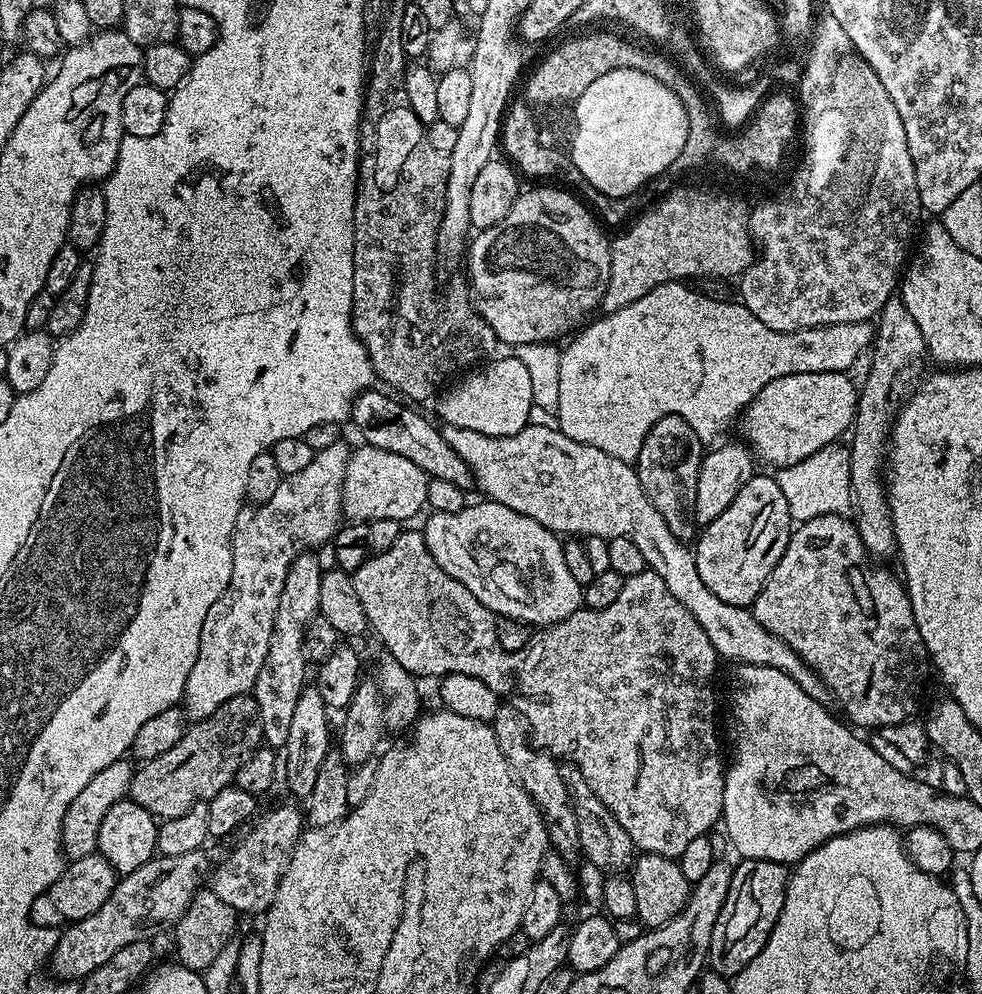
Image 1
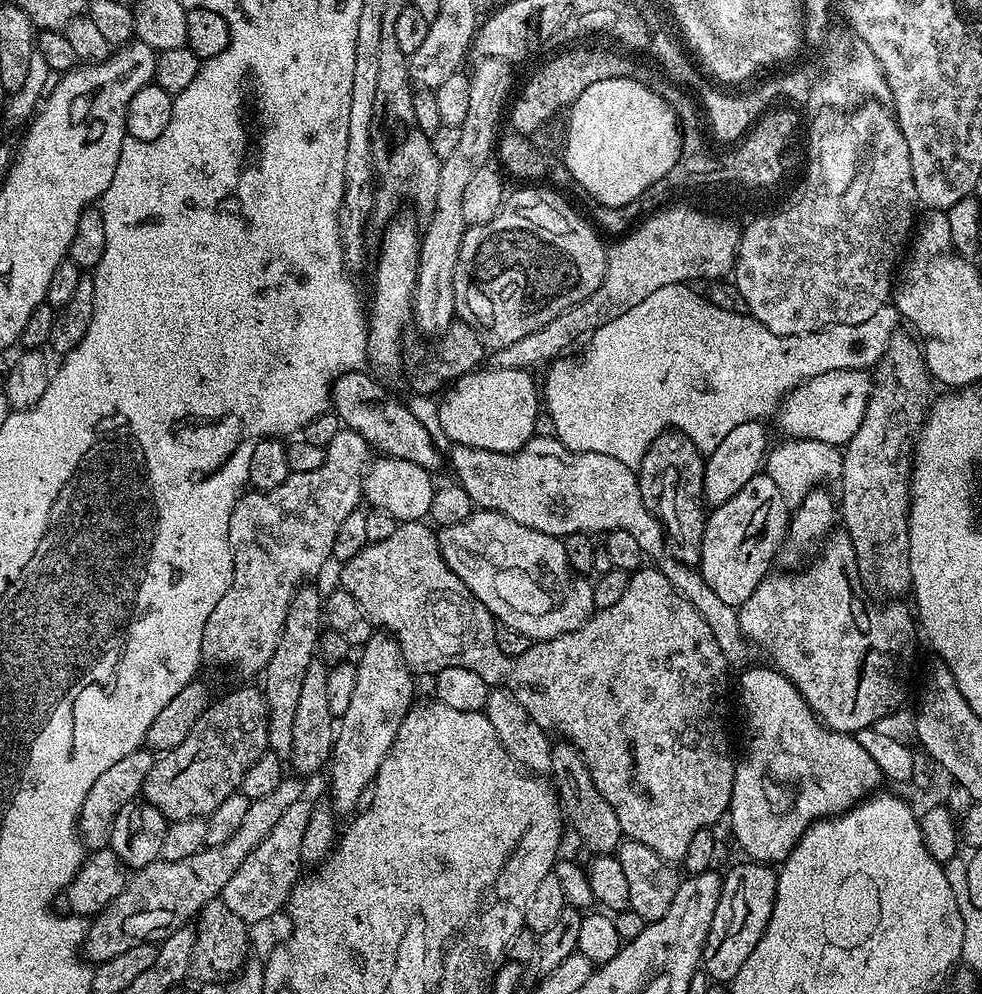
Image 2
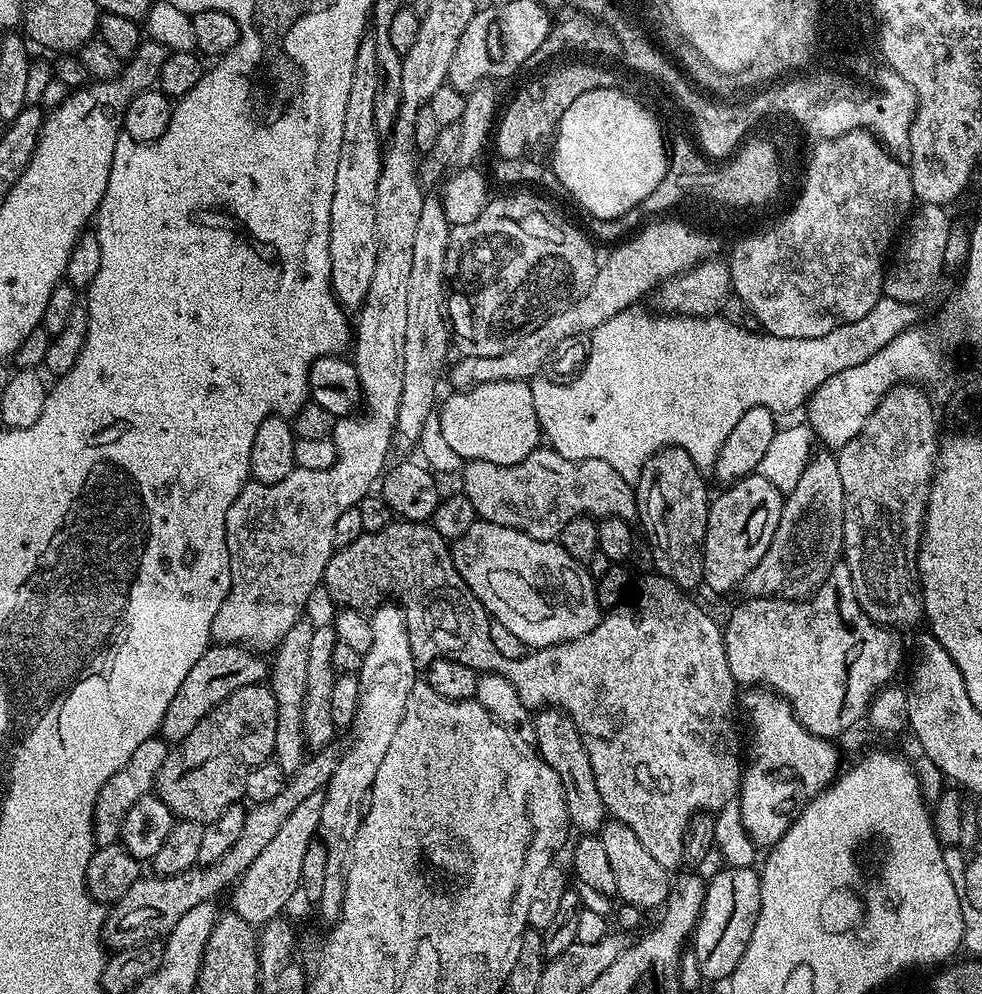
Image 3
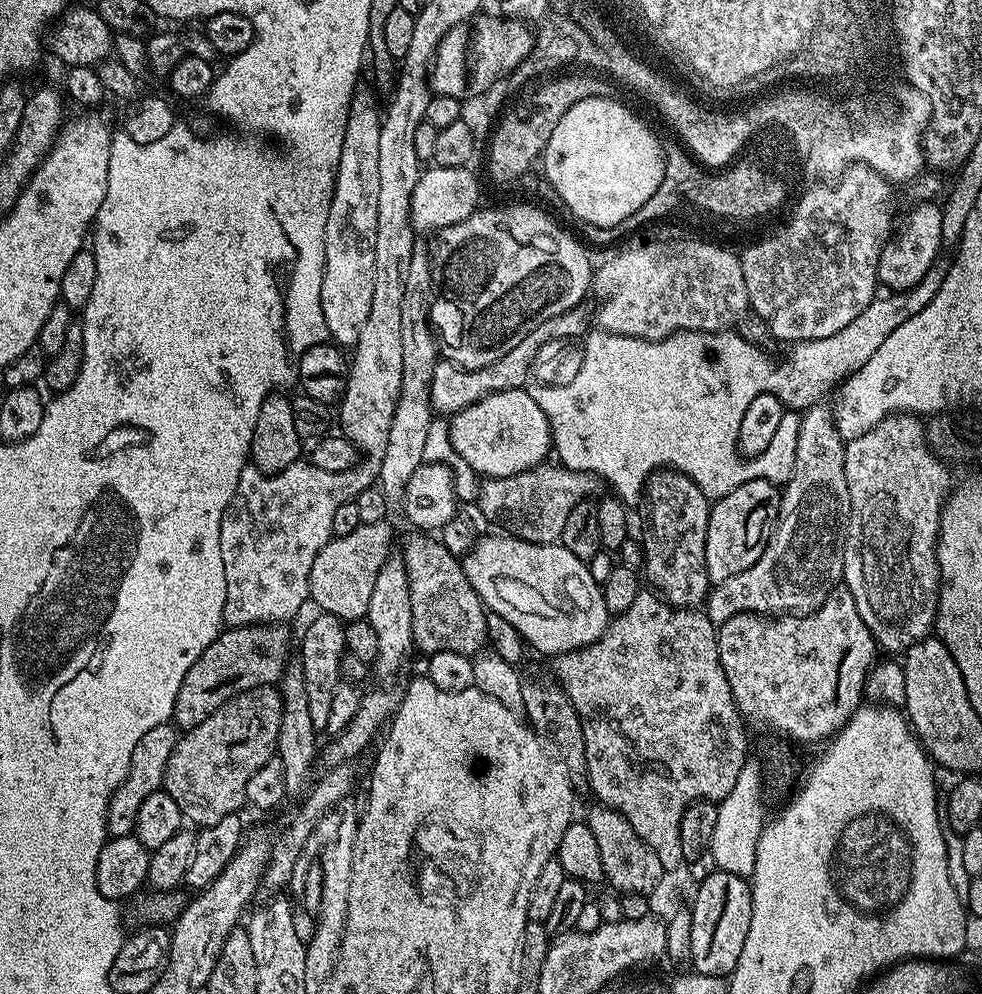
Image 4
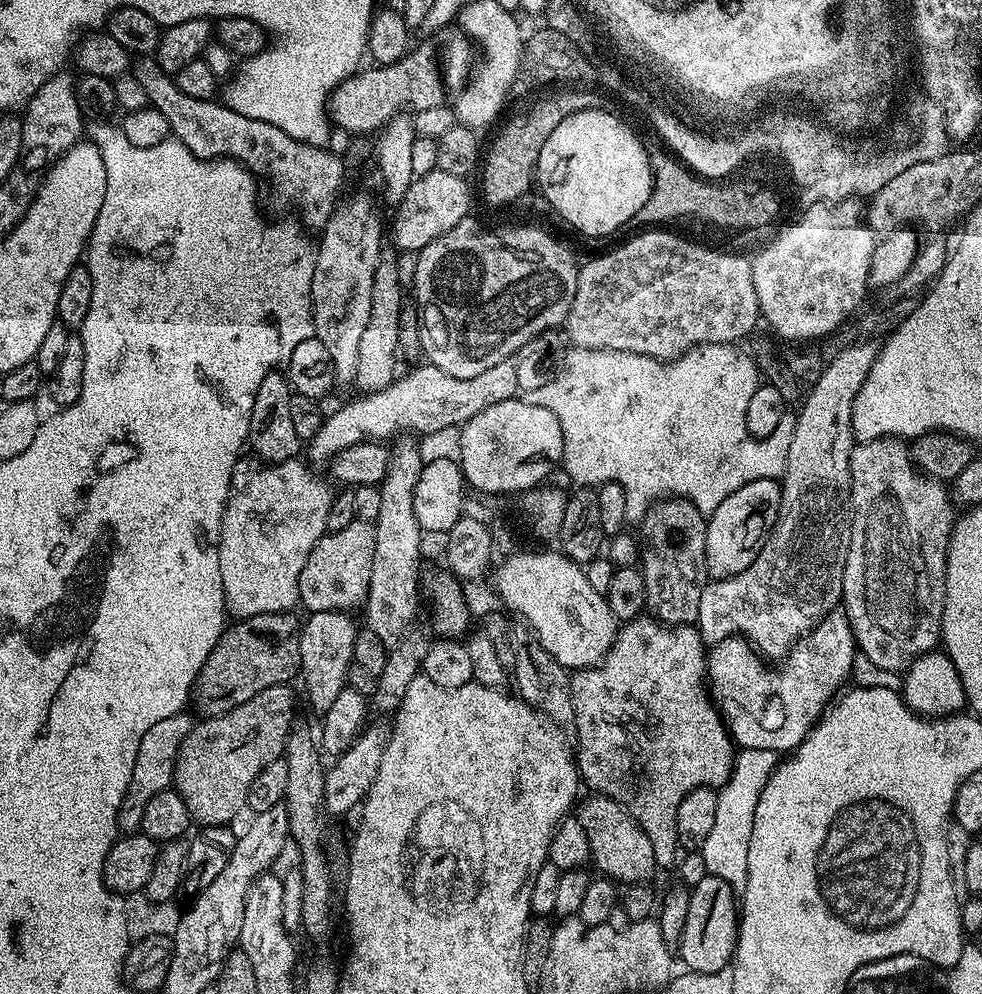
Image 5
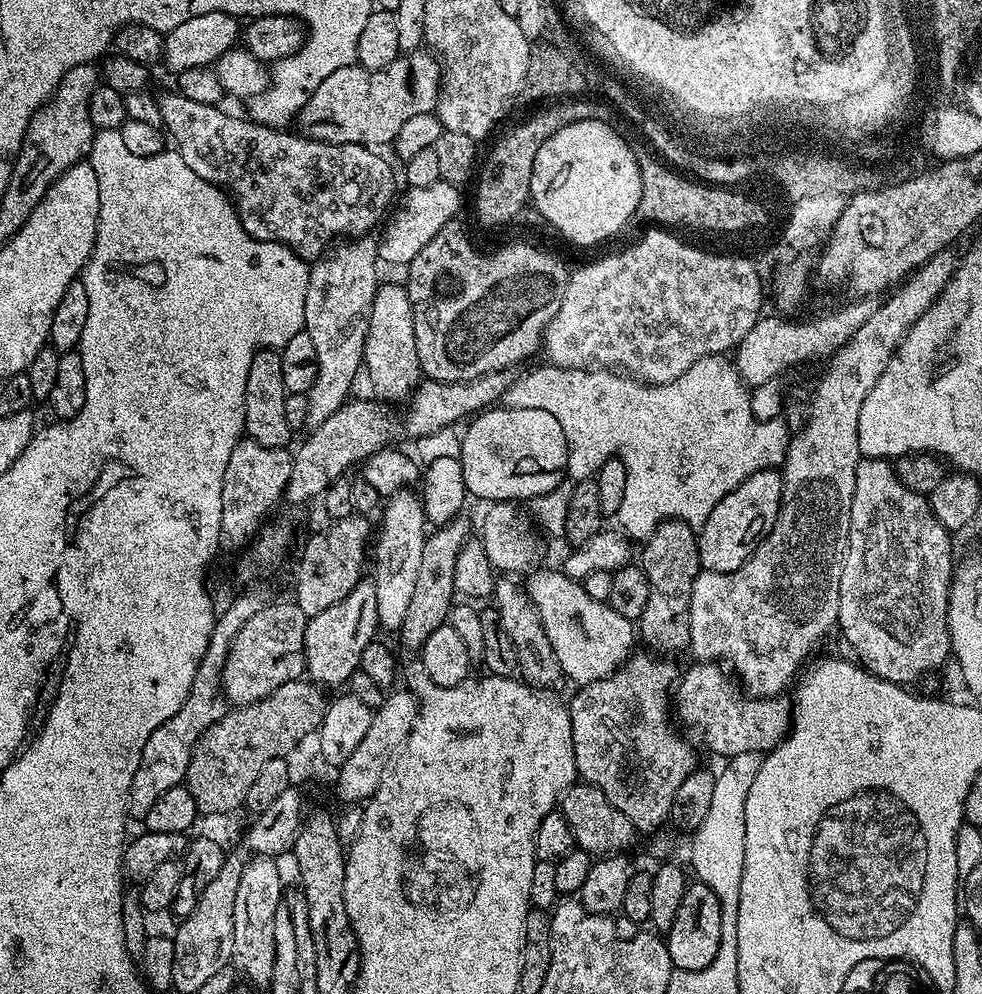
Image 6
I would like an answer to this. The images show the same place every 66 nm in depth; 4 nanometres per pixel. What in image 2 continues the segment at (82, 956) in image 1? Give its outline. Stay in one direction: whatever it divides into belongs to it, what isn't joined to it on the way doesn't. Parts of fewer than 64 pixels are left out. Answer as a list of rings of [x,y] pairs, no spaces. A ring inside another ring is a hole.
[[[285,775],[272,793],[252,801],[238,831],[222,846],[205,847],[203,852],[190,854],[190,858],[182,858],[179,862],[158,859],[150,866],[135,869],[126,890],[122,890],[122,894],[118,894],[118,898],[114,898],[114,902],[110,902],[110,906],[103,908],[89,923],[83,955],[93,965],[98,965],[139,944],[164,940],[185,927],[211,900],[223,893],[226,882],[234,876],[234,870],[238,870],[238,866],[242,866],[242,862],[264,841],[266,834],[278,826],[278,818],[282,818],[294,802],[305,799],[304,784],[305,781],[295,775]]]

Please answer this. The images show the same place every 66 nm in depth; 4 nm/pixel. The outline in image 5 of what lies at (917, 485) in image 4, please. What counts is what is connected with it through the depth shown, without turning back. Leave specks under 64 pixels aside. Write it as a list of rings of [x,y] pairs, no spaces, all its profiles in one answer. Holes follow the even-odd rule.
[[[886,436],[883,440],[871,440],[865,444],[857,443],[850,454],[850,478],[852,479],[852,533],[848,536],[848,553],[844,567],[843,611],[848,614],[852,634],[856,637],[856,647],[874,666],[882,666],[882,670],[903,673],[922,654],[933,651],[941,643],[942,610],[946,594],[946,554],[954,523],[954,506],[950,501],[950,492],[941,481],[925,475],[912,462],[909,445],[903,439]]]

